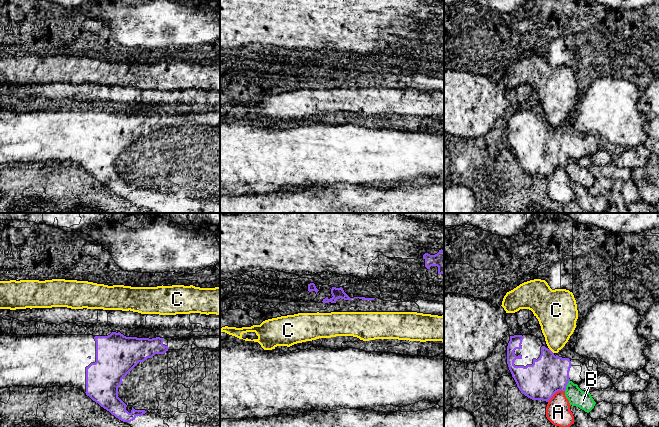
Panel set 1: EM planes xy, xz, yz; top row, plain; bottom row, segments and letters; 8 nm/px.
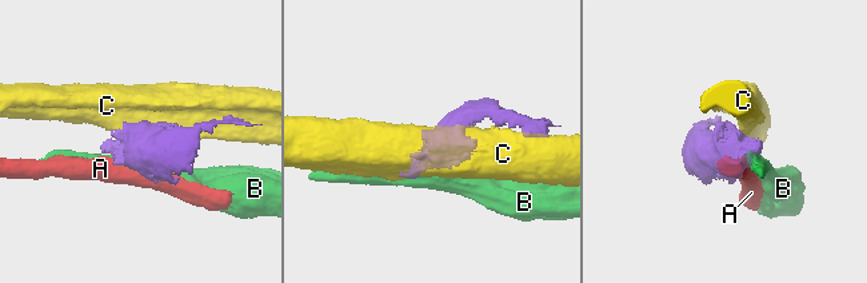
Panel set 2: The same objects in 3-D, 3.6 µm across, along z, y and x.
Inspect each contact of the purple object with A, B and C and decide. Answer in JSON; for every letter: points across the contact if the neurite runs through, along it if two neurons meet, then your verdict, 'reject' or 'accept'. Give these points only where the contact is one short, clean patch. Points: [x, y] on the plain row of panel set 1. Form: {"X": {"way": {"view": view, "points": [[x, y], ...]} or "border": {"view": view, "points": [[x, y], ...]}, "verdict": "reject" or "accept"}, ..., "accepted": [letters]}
{"A": {"verdict": "reject"}, "B": {"border": {"view": "yz", "points": [[569, 156], [564, 166]]}, "verdict": "reject"}, "C": {"verdict": "reject"}, "accepted": []}

